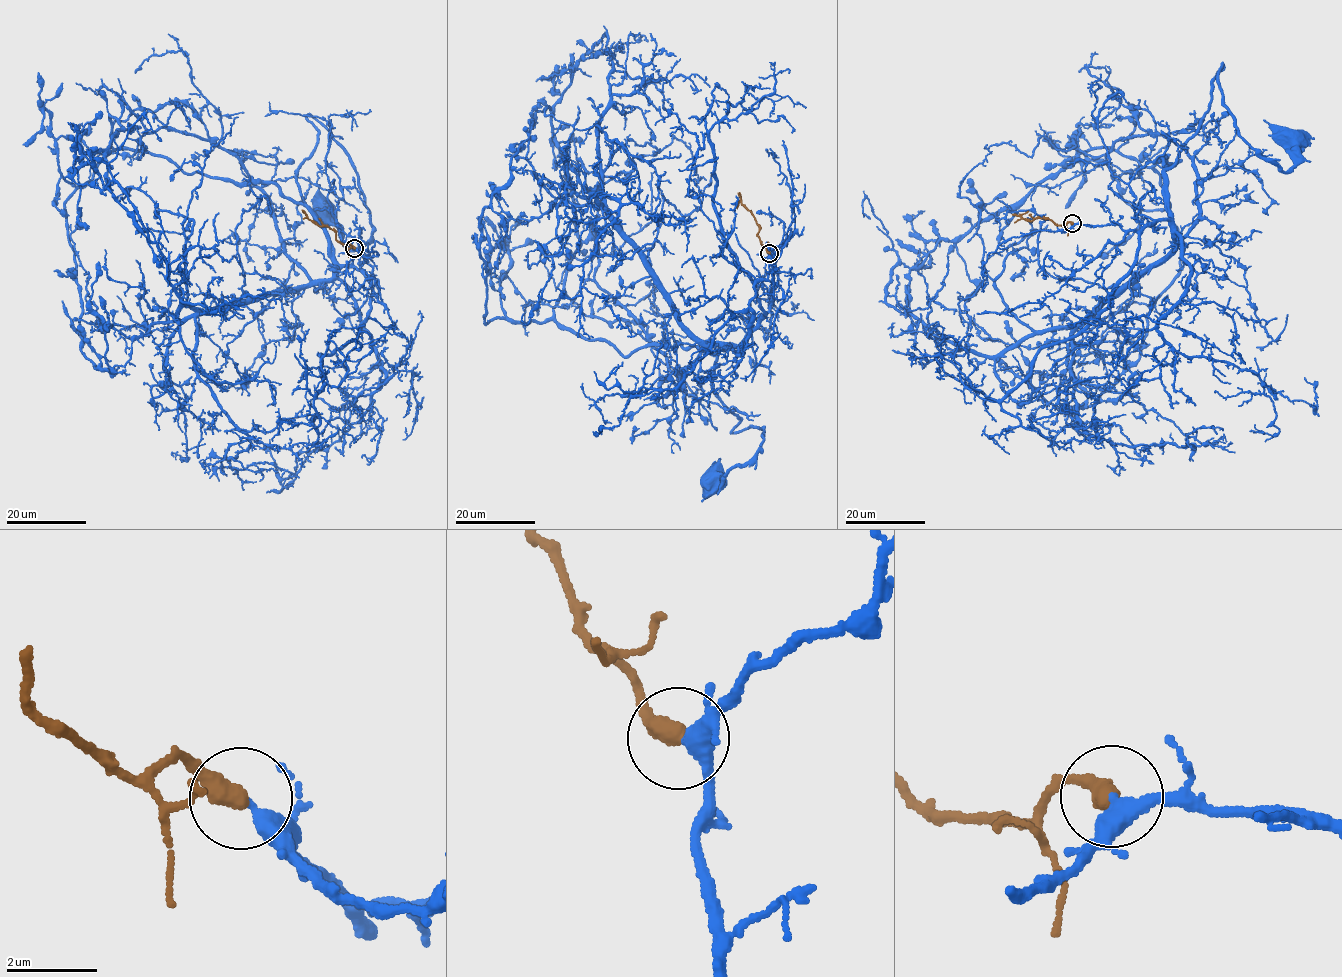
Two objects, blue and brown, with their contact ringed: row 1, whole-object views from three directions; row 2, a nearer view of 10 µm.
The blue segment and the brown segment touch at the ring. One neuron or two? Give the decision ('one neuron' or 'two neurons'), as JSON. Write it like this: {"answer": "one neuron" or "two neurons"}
{"answer": "one neuron"}

